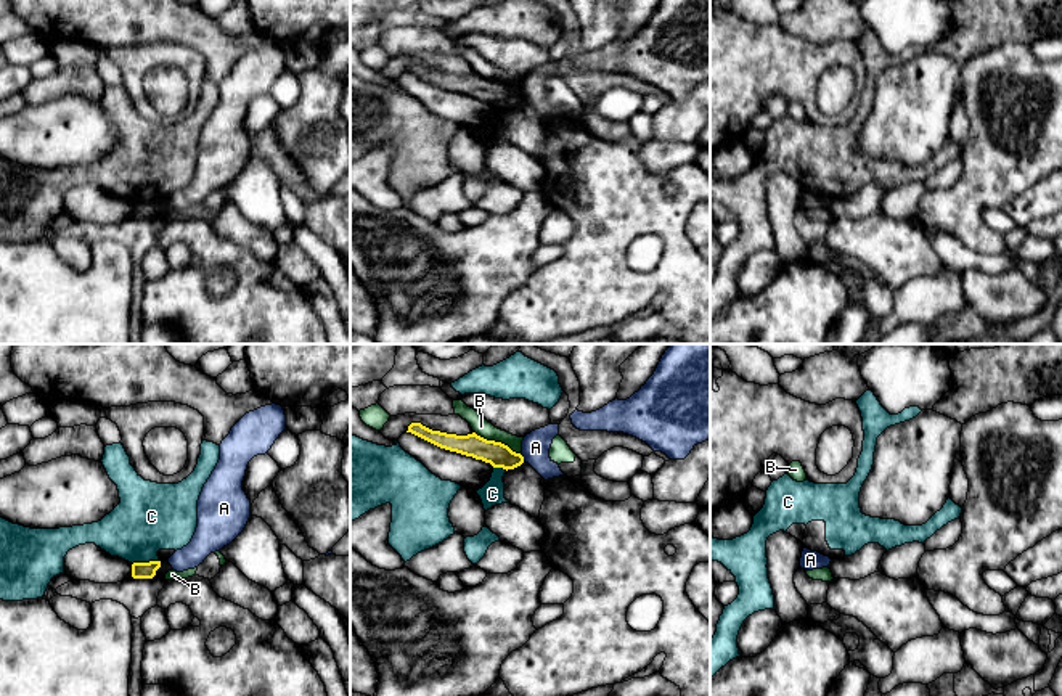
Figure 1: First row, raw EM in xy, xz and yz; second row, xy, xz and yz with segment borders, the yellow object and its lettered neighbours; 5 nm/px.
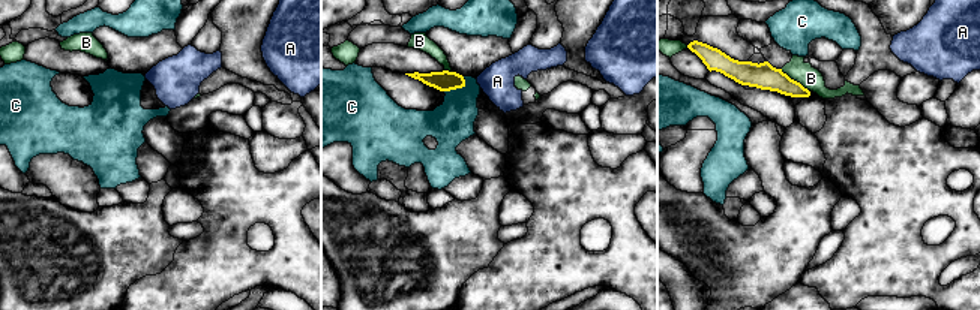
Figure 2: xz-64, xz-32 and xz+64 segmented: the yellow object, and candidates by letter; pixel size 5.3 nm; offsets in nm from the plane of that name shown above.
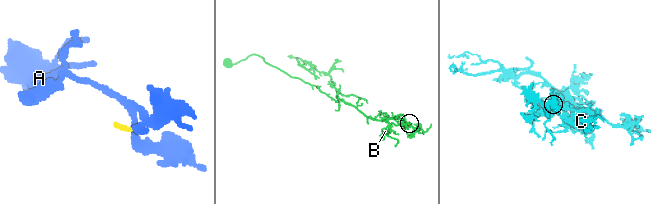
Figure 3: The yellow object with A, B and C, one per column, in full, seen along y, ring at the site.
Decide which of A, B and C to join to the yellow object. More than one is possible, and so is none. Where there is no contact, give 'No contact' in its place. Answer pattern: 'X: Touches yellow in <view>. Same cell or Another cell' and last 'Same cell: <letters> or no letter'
A: Touches yellow in xz. Another cell
B: Touches yellow in xz. Another cell
C: Touches yellow in xy. Another cell
Same cell: no letter

